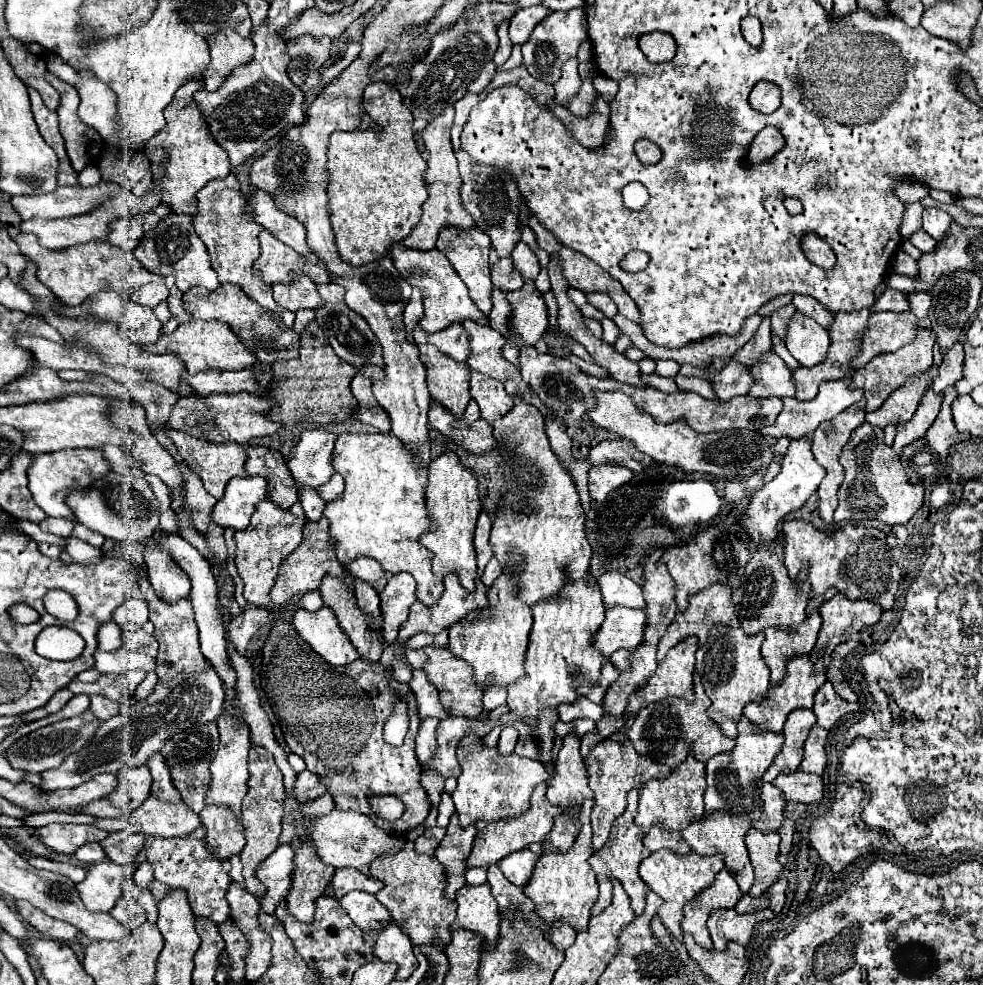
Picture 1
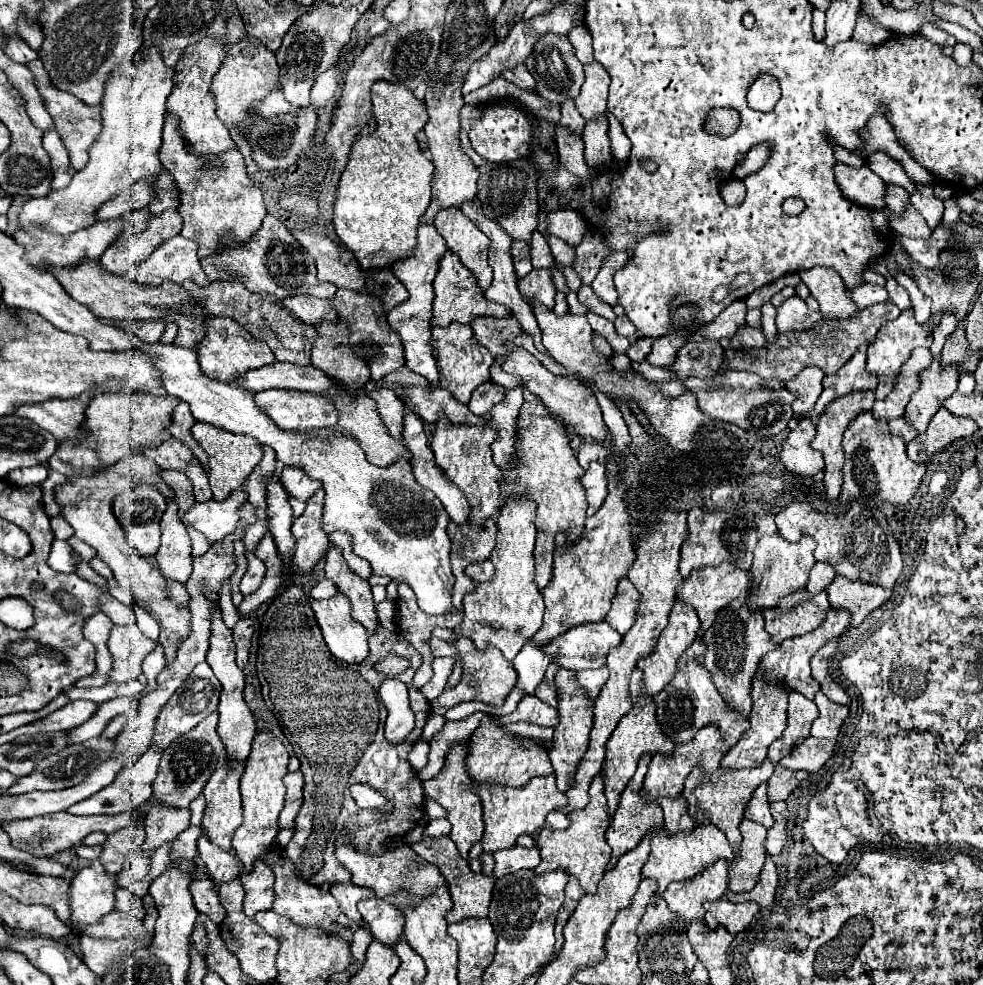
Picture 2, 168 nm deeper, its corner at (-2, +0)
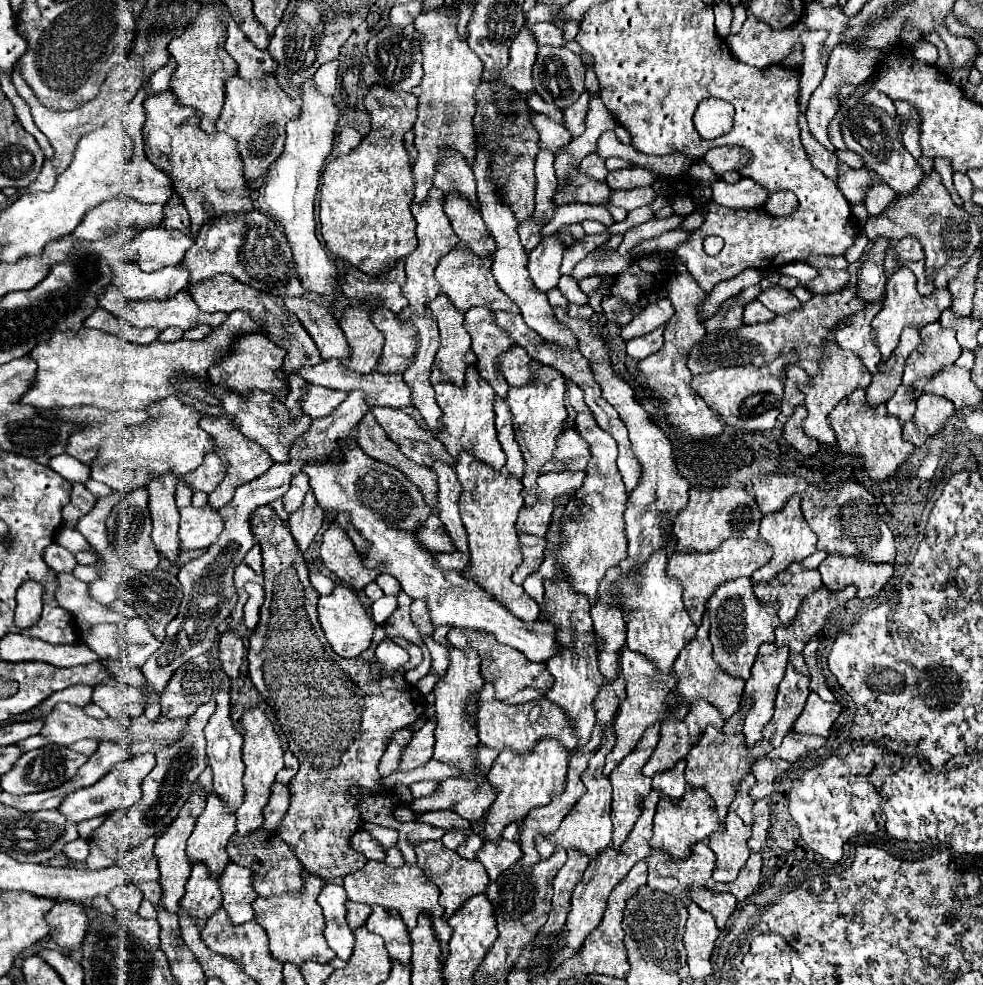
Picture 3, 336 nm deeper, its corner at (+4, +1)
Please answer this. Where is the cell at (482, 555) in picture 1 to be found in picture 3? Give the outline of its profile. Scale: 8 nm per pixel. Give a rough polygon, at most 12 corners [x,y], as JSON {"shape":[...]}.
{"shape":[[435,514],[417,526],[417,540],[431,552],[455,552]]}

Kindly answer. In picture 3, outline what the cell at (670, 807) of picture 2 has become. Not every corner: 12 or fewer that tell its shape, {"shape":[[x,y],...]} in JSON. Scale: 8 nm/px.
{"shape":[[685,760],[653,776],[653,788],[679,800],[687,790]]}

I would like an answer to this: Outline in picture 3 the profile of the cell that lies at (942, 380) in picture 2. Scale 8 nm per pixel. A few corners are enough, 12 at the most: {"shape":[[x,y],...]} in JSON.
{"shape":[[921,328],[905,362],[903,384],[919,394],[927,378],[961,354],[955,330]]}

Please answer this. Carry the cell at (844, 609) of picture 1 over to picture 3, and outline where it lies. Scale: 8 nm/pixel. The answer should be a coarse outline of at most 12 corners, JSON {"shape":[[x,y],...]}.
{"shape":[[829,554],[819,564],[829,590],[849,584],[859,598],[877,596],[893,562]]}

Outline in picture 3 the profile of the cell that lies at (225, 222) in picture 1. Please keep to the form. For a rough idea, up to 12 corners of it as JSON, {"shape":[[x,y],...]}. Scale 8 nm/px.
{"shape":[[143,84],[145,154],[175,180],[193,234],[205,204],[253,210],[235,140]]}

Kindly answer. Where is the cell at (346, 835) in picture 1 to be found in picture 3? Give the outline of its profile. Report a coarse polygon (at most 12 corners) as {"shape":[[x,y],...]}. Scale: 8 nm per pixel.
{"shape":[[367,862],[345,876],[353,902],[401,914],[407,930],[429,914],[449,954],[453,928],[443,920],[439,888],[419,866]]}

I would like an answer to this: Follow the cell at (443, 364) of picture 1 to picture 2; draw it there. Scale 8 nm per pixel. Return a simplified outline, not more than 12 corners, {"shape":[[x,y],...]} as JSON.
{"shape":[[469,325],[435,327],[439,385],[467,405],[495,361]]}

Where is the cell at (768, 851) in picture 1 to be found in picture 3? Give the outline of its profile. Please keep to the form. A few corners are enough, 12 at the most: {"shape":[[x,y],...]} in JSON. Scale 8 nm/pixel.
{"shape":[[727,814],[721,832],[709,836],[715,882],[733,882],[749,858],[745,826]]}

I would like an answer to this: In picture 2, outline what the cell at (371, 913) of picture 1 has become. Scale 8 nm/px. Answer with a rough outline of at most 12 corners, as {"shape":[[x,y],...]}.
{"shape":[[383,899],[357,905],[373,939],[393,947],[403,933],[403,913]]}

